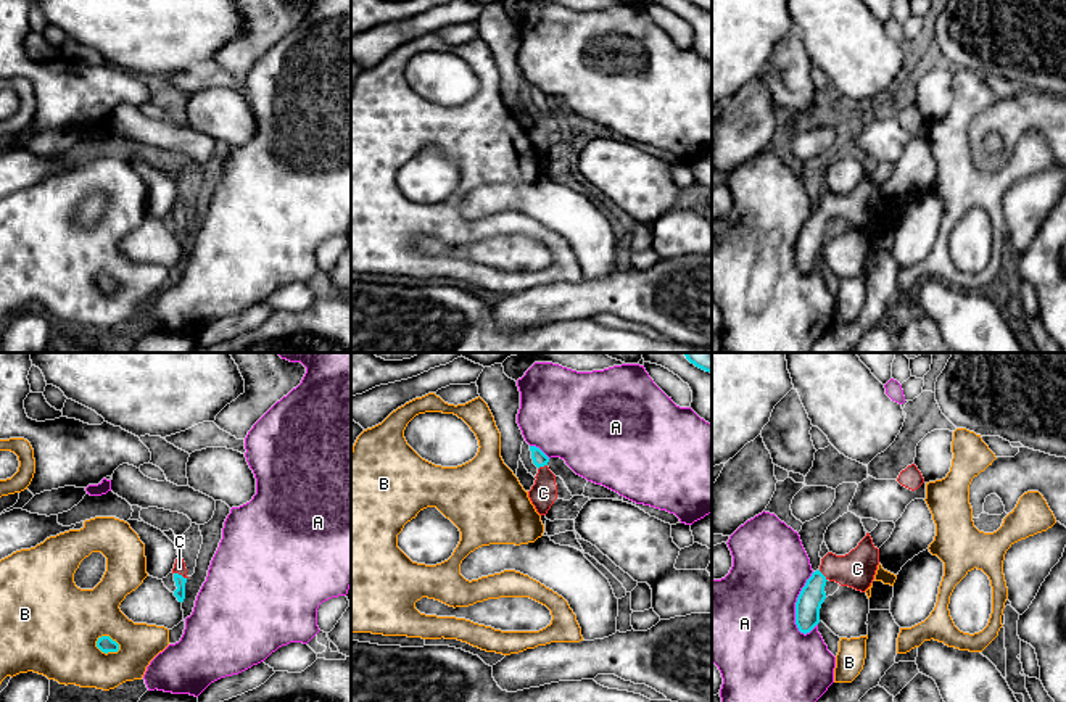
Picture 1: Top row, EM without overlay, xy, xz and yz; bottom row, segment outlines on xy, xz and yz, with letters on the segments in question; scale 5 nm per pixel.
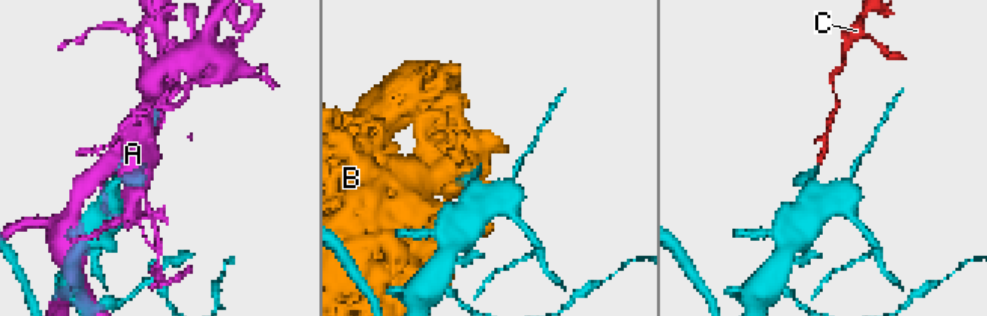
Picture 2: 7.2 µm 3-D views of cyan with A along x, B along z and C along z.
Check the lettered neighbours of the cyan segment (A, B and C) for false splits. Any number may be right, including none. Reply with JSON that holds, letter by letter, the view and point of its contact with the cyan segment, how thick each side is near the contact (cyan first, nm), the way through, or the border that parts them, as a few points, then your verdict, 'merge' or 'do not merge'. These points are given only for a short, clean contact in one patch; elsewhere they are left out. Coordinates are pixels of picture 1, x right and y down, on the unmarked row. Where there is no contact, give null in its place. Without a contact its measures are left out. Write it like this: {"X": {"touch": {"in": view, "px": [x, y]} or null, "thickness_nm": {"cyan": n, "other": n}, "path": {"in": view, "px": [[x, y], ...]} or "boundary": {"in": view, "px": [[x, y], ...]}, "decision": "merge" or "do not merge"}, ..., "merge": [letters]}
{"A": {"touch": {"in": "yz", "px": [796, 243]}, "thickness_nm": {"cyan": 130, "other": 460}, "decision": "do not merge"}, "B": {"touch": {"in": "xy", "px": [107, 292]}, "thickness_nm": {"cyan": 80, "other": 380}, "decision": "do not merge"}, "C": {"touch": {"in": "xy", "px": [181, 214]}, "thickness_nm": {"cyan": 60, "other": 60}, "path": {"in": "xy", "px": [[179, 232], [181, 214], [179, 206]]}, "decision": "merge"}, "merge": ["C"]}

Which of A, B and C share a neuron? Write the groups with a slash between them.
A / B / C

